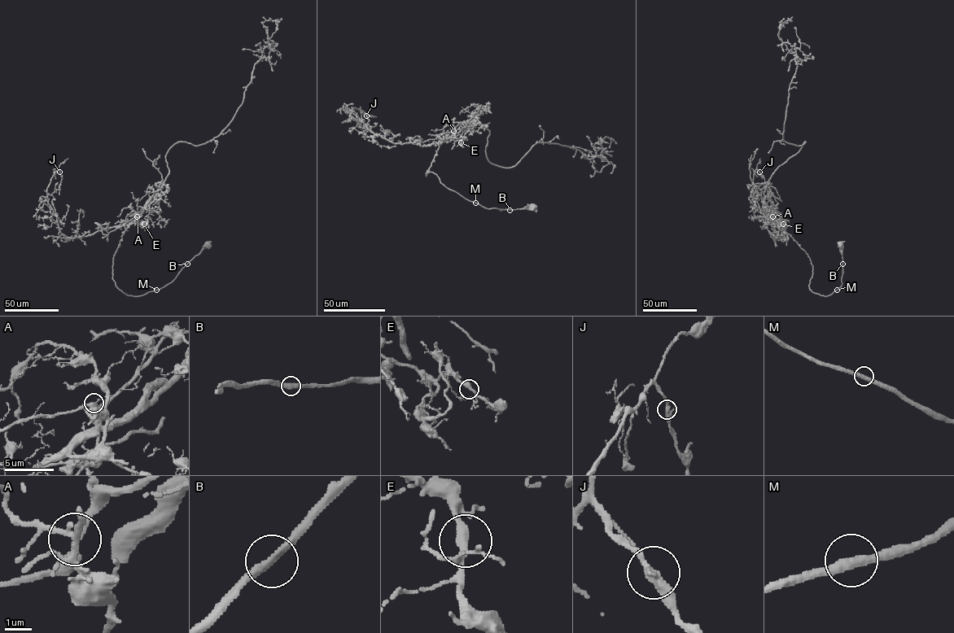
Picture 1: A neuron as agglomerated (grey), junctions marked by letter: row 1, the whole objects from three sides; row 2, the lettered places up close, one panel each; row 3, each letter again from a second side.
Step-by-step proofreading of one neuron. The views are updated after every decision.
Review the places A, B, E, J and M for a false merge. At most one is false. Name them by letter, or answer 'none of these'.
none of these

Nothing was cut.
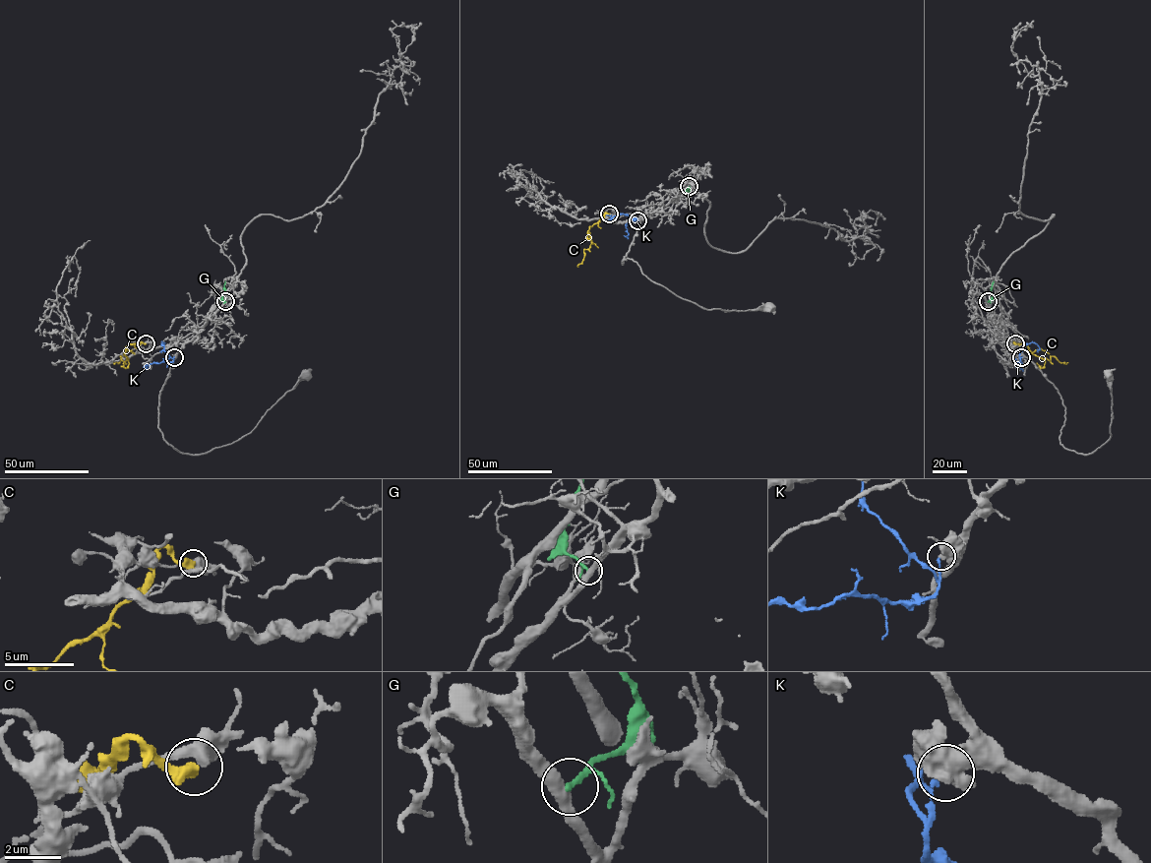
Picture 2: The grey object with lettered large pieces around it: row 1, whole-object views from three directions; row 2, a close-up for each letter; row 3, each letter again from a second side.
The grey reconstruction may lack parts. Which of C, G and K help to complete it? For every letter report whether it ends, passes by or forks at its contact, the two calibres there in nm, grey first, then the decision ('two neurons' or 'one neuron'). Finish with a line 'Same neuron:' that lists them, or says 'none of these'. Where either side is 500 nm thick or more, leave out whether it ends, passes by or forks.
C: 500/550 nm | two neurons
G: it ends | 400/190 nm | two neurons
K: 550/180 nm | two neurons
Same neuron: none of these

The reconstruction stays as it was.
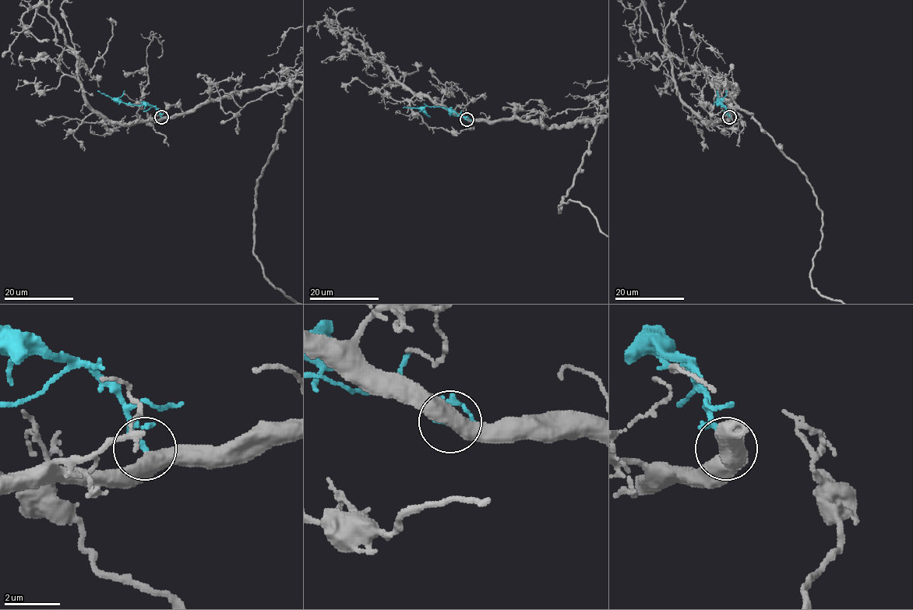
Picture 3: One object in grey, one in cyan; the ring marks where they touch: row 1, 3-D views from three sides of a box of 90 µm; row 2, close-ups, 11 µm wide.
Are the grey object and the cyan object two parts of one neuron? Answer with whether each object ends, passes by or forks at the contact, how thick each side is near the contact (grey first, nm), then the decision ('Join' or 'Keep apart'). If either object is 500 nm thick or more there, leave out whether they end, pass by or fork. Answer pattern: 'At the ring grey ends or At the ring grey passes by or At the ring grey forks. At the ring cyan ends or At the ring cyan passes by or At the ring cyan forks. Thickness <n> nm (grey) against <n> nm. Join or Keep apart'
Thickness 500 nm (grey) against 220 nm. Join

